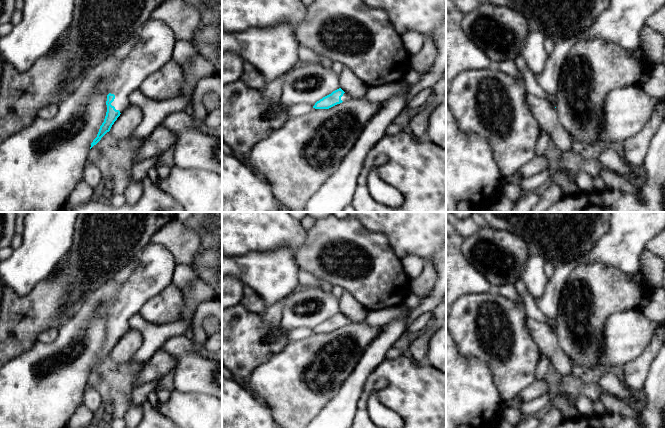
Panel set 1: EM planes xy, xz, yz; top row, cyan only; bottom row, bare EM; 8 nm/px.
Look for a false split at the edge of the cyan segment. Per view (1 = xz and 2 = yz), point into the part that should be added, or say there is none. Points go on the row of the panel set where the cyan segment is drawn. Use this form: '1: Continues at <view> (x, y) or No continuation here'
1: Continues at xz (346, 96)
2: No continuation here

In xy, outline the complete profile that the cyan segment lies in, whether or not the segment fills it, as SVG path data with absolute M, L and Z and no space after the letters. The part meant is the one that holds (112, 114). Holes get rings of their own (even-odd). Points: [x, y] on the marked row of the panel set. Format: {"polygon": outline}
{"polygon": "M151 18L136 34L139 39L122 59L107 95L104 122L90 149L110 131L120 114L130 106L129 95L140 88L145 78L172 60L177 40L165 22Z"}

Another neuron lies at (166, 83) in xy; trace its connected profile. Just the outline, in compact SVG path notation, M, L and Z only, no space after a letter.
M171 60L145 78L139 90L151 100L168 100L180 96L183 80L182 66Z

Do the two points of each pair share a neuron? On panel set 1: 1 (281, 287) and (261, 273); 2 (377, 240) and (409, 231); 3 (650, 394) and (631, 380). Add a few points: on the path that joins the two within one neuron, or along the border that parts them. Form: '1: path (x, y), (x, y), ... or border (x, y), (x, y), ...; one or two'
1: path (276, 282), (266, 273); one
2: border (365, 227), (372, 231), (382, 232), (398, 257); two
3: border (650, 366), (644, 389), (641, 393); two

